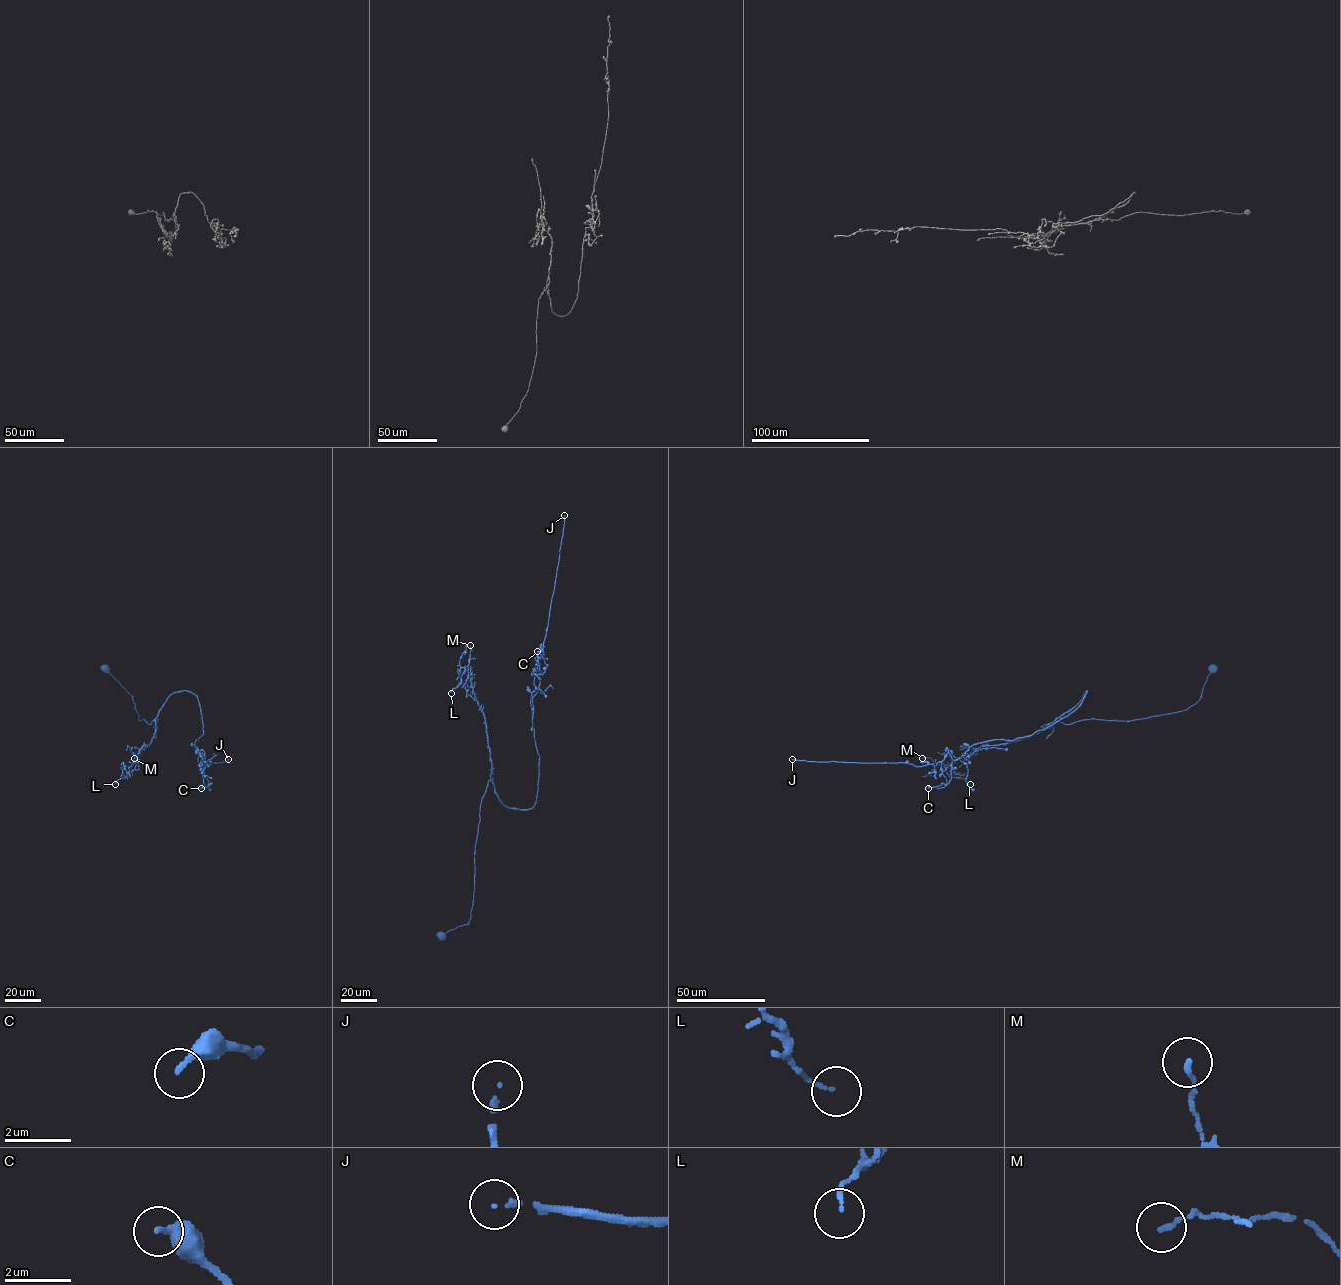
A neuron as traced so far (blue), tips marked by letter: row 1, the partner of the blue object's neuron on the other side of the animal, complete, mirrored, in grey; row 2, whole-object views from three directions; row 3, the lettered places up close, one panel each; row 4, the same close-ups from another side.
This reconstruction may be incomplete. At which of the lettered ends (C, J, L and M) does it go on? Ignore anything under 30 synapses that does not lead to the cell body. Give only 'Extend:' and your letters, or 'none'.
Extend: J

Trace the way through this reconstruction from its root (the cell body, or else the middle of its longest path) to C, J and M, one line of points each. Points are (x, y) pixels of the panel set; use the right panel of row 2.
C: (1212, 669), (1186, 710), (1059, 722), (1086, 691), (1043, 730), (973, 744), (952, 760), (947, 784), (928, 788)
J: (1212, 669), (1186, 710), (1059, 722), (1086, 691), (1047, 727), (954, 760), (948, 750), (935, 766), (792, 759)
M: (1212, 669), (1200, 699), (1186, 710), (1126, 721), (1055, 720), (946, 765), (922, 758)

